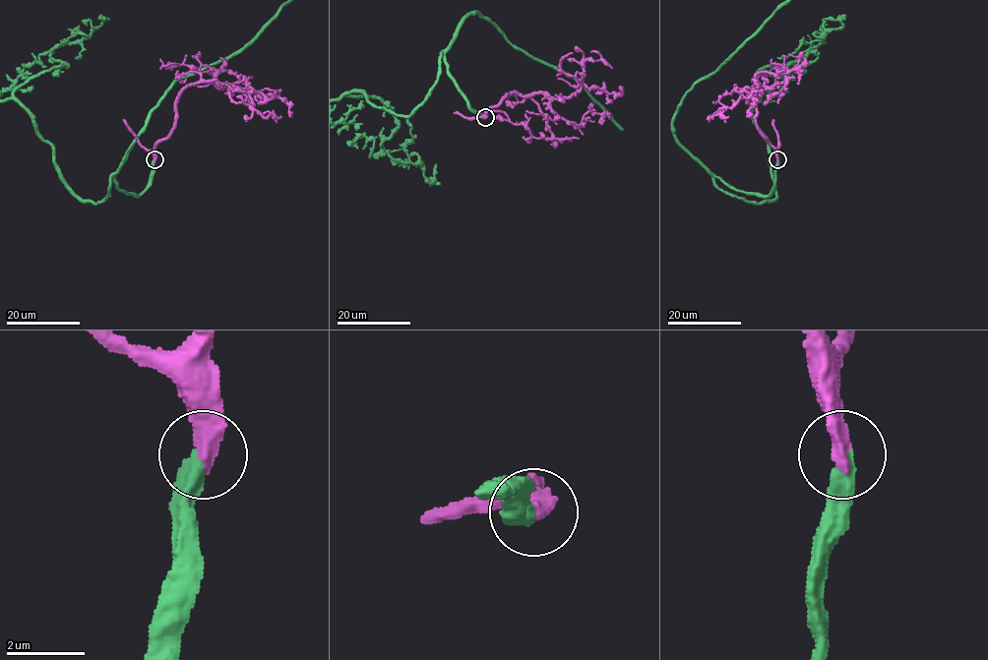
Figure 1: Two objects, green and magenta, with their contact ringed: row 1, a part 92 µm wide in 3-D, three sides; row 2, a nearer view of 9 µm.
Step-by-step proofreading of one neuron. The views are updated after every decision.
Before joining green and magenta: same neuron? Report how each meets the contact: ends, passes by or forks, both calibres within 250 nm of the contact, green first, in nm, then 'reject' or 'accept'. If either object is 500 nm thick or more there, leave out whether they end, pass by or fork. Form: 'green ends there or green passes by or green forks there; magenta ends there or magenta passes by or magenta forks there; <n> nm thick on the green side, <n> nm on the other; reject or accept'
green ends there; magenta ends there; 460 nm thick on the green side, 480 nm on the other; accept

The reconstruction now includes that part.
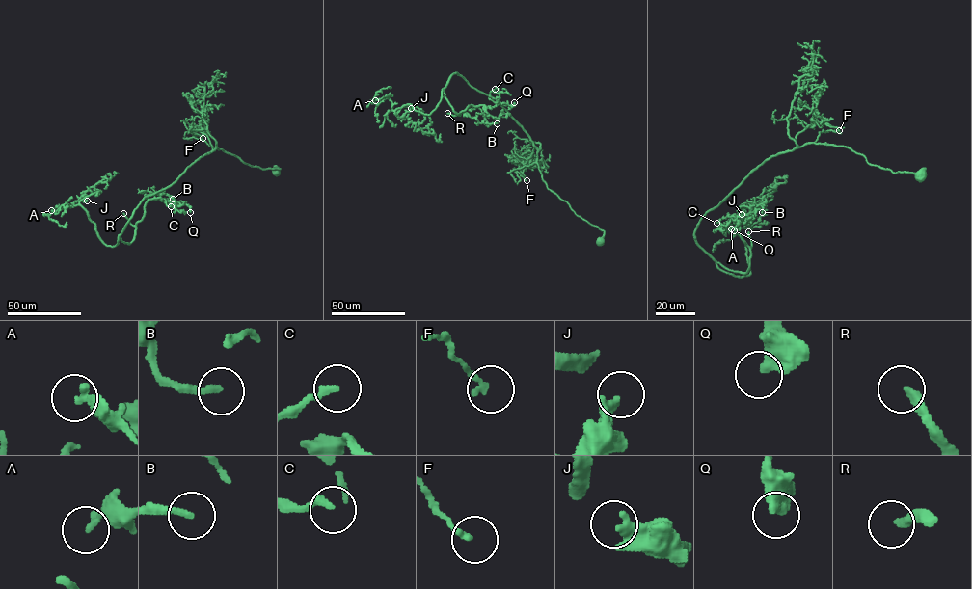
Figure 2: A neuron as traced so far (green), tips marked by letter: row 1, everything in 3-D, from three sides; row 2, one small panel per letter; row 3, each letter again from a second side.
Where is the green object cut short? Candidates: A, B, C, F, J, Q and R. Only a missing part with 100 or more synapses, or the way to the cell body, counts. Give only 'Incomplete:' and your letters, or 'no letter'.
Incomplete: R

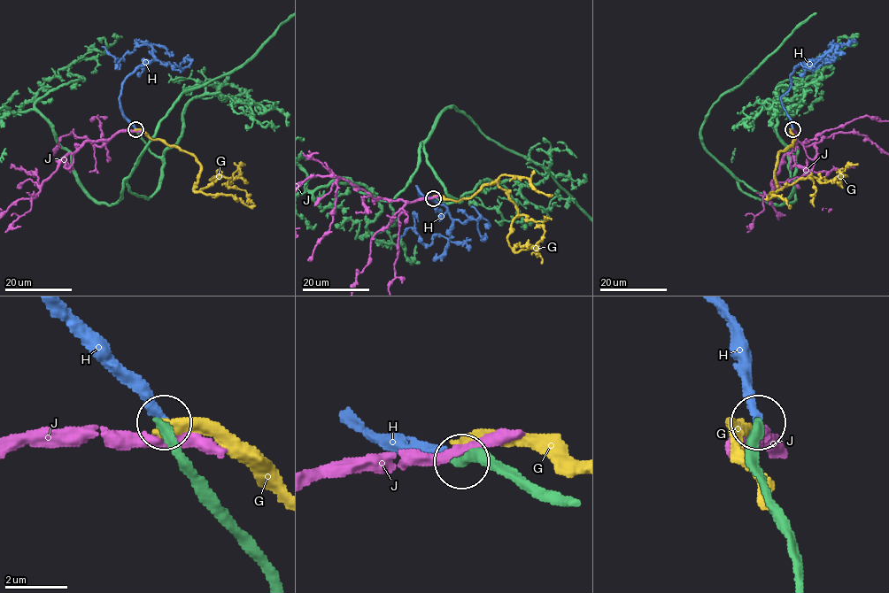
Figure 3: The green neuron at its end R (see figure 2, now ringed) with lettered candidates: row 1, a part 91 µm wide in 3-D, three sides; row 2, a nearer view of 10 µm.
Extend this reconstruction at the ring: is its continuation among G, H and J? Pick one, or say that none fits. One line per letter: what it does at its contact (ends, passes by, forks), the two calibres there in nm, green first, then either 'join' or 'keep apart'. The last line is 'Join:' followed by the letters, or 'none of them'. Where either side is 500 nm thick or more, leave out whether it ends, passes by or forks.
G: it ends | 400/480 nm | keep apart
H: it ends | 320/280 nm | join
J: it passes by | 440/360 nm | keep apart
Join: H

